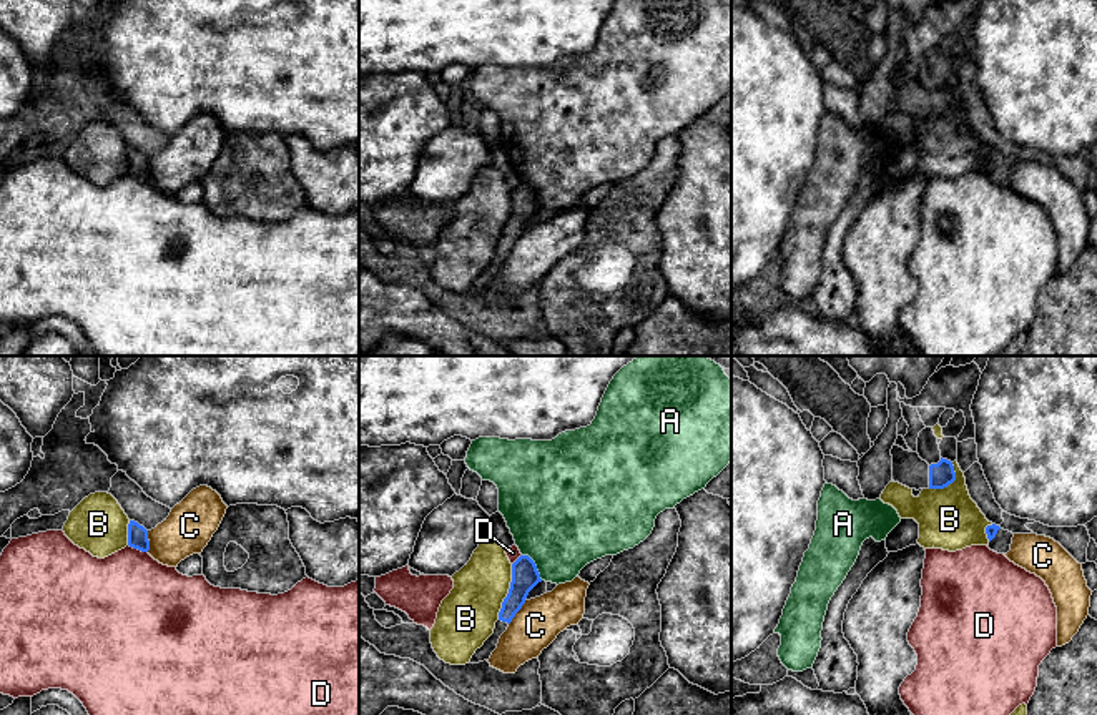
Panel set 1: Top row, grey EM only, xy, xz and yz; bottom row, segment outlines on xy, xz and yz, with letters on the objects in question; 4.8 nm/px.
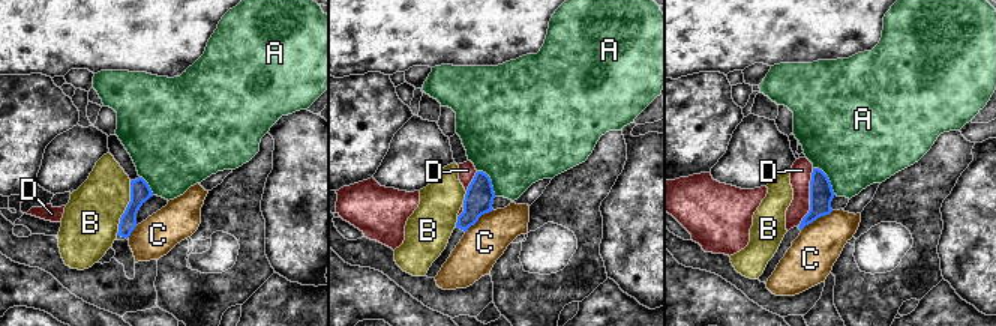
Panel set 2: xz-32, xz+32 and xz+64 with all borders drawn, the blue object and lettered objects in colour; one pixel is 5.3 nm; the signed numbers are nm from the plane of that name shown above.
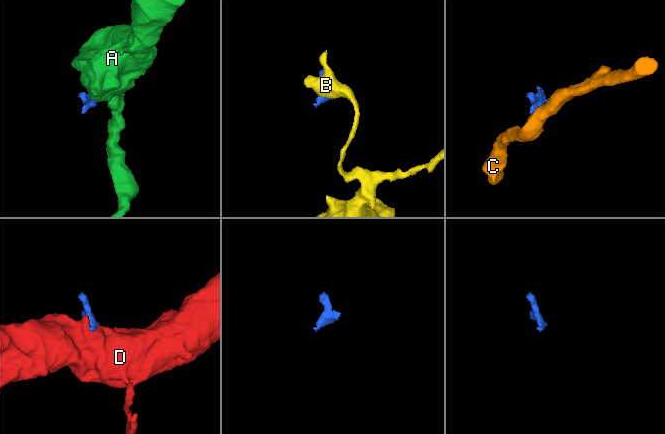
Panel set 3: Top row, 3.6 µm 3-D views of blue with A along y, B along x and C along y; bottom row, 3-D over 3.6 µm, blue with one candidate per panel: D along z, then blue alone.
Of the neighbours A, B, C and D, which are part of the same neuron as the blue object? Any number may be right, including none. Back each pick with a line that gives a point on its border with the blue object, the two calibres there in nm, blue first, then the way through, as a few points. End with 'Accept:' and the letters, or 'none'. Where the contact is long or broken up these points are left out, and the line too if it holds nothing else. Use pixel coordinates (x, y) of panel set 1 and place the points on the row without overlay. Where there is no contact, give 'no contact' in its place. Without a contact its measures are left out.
Accept: none

